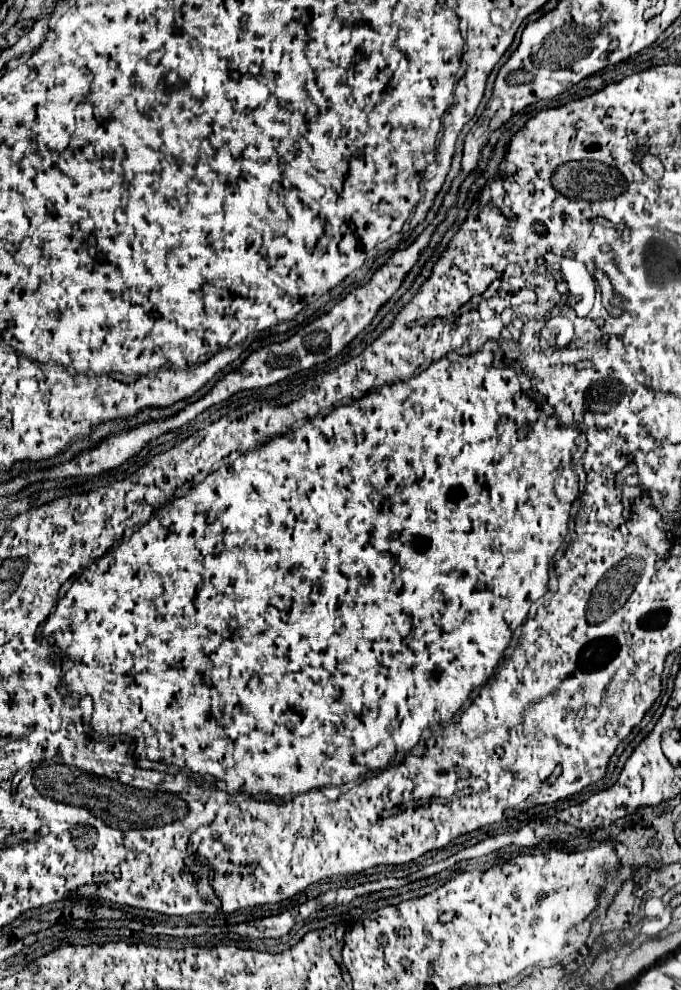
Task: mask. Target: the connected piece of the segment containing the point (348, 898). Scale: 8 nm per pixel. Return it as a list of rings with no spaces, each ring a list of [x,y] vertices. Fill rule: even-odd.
[[[356,887],[338,889],[335,905],[347,905],[351,903],[355,898],[357,898],[354,897],[354,895],[356,895]]]

